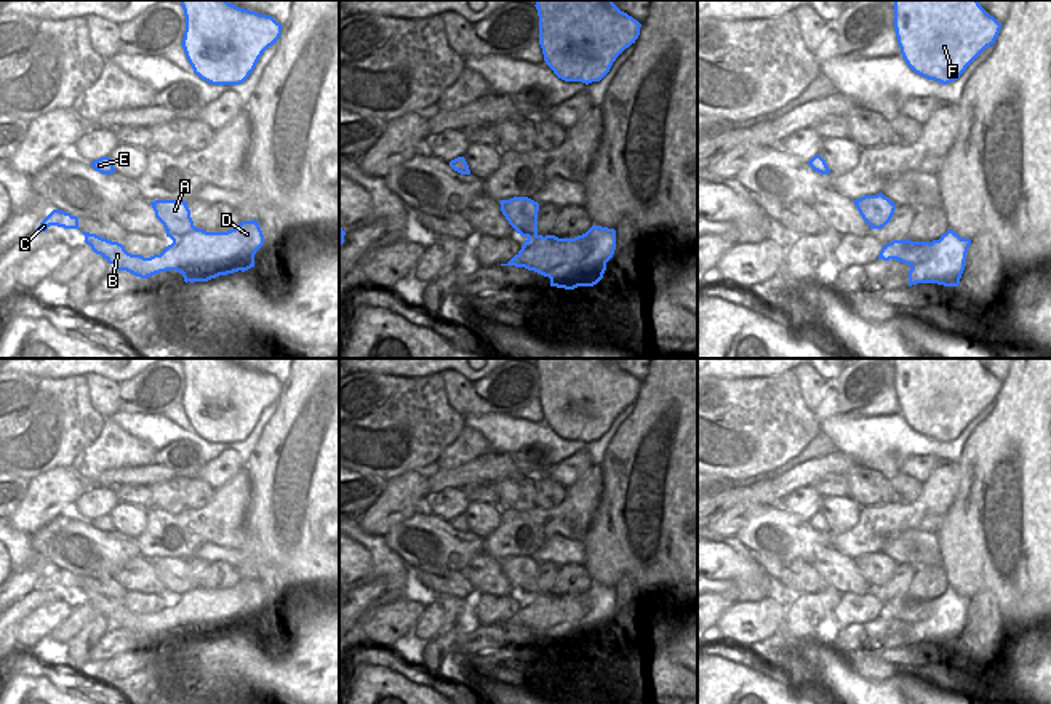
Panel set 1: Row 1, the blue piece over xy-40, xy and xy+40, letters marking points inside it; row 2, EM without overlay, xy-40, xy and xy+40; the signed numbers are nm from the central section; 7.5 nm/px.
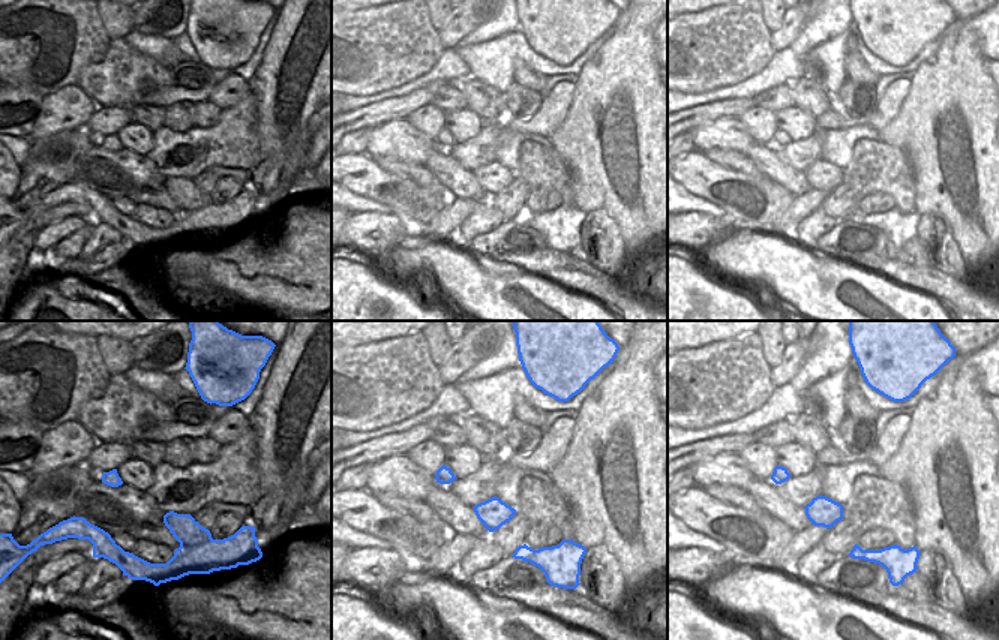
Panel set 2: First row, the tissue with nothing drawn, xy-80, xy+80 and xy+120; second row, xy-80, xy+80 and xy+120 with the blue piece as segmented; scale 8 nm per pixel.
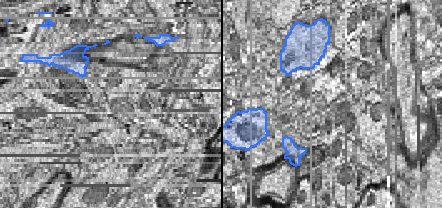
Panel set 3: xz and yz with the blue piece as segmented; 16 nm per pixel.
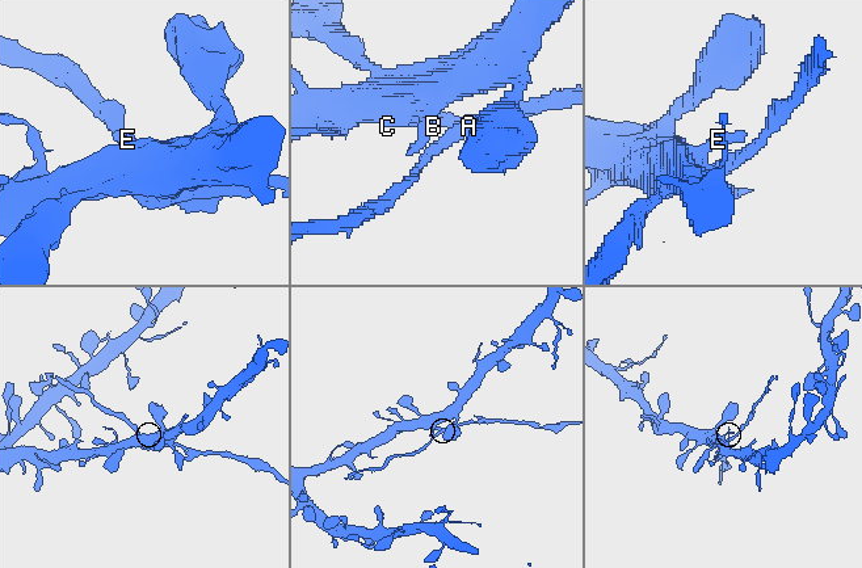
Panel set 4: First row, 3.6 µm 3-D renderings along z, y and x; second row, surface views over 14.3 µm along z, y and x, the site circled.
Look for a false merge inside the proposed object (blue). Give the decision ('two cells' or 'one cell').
two cells

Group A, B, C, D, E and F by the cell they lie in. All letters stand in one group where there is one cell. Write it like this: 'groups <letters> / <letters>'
groups A D / B C E F

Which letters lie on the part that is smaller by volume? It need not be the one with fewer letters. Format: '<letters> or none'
A, D

